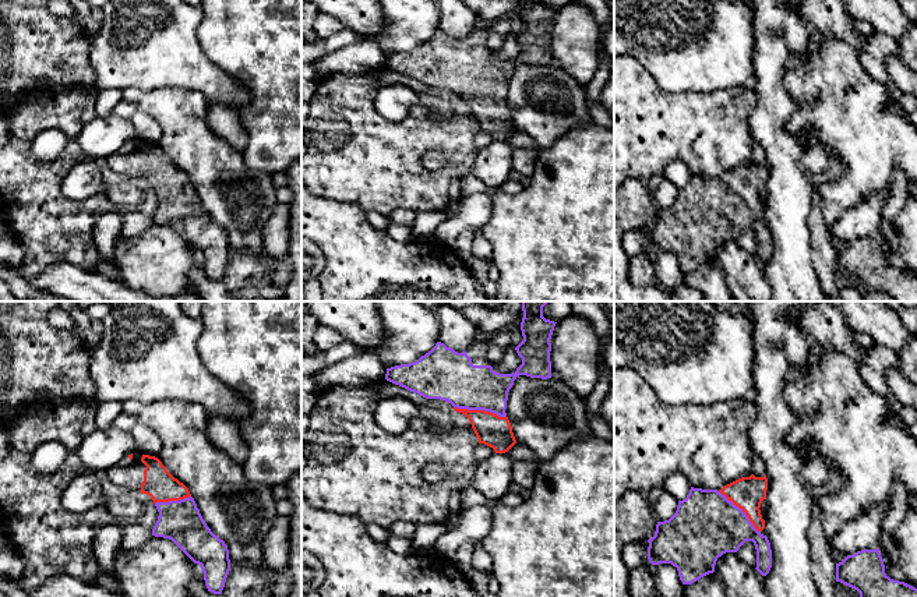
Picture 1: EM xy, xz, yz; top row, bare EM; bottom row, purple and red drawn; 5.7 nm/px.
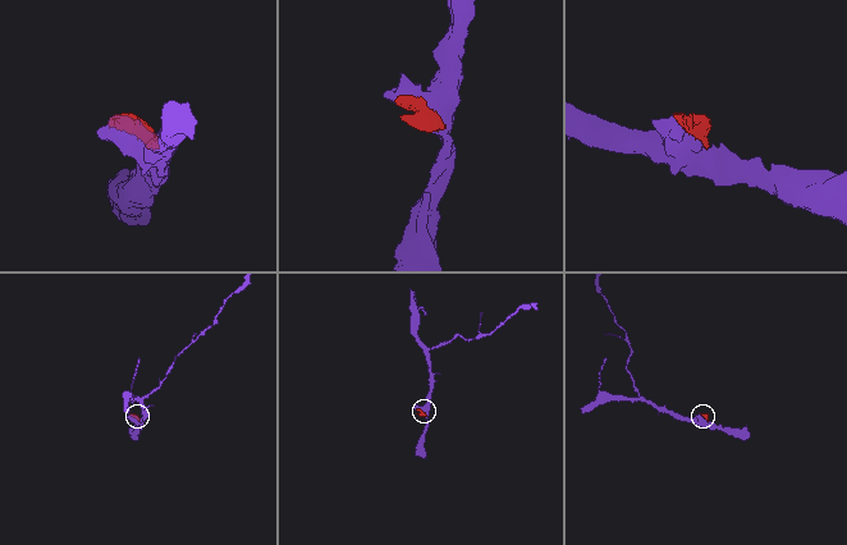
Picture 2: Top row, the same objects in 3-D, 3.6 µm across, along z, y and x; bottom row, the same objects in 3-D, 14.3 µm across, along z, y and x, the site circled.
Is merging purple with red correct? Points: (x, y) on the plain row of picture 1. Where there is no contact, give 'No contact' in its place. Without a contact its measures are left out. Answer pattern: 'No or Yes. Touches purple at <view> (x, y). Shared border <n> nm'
Yes. Touches purple at xz (480, 96). Shared border 300 nm

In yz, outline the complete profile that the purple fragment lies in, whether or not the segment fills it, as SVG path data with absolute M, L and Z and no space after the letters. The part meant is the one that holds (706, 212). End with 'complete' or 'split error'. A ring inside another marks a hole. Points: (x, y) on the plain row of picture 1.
M750 165L738 166L722 177L702 177L691 174L685 187L678 188L676 201L664 209L657 209L656 219L652 226L648 227L648 247L652 252L671 251L677 255L680 268L683 272L692 272L701 265L713 261L715 252L719 244L726 240L737 240L745 229L752 229L756 237L756 258L766 264L772 255L772 237L766 223L761 219L765 216L765 208L761 202L761 191L766 187L768 166Z; split error

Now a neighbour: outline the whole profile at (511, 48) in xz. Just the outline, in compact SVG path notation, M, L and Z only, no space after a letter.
M509 33L501 49L493 50L493 59L500 61L512 61L522 52L522 46L518 43L515 35Z

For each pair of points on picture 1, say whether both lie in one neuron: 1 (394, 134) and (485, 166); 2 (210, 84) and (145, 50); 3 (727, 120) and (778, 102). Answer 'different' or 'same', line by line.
1: different
2: same
3: different

